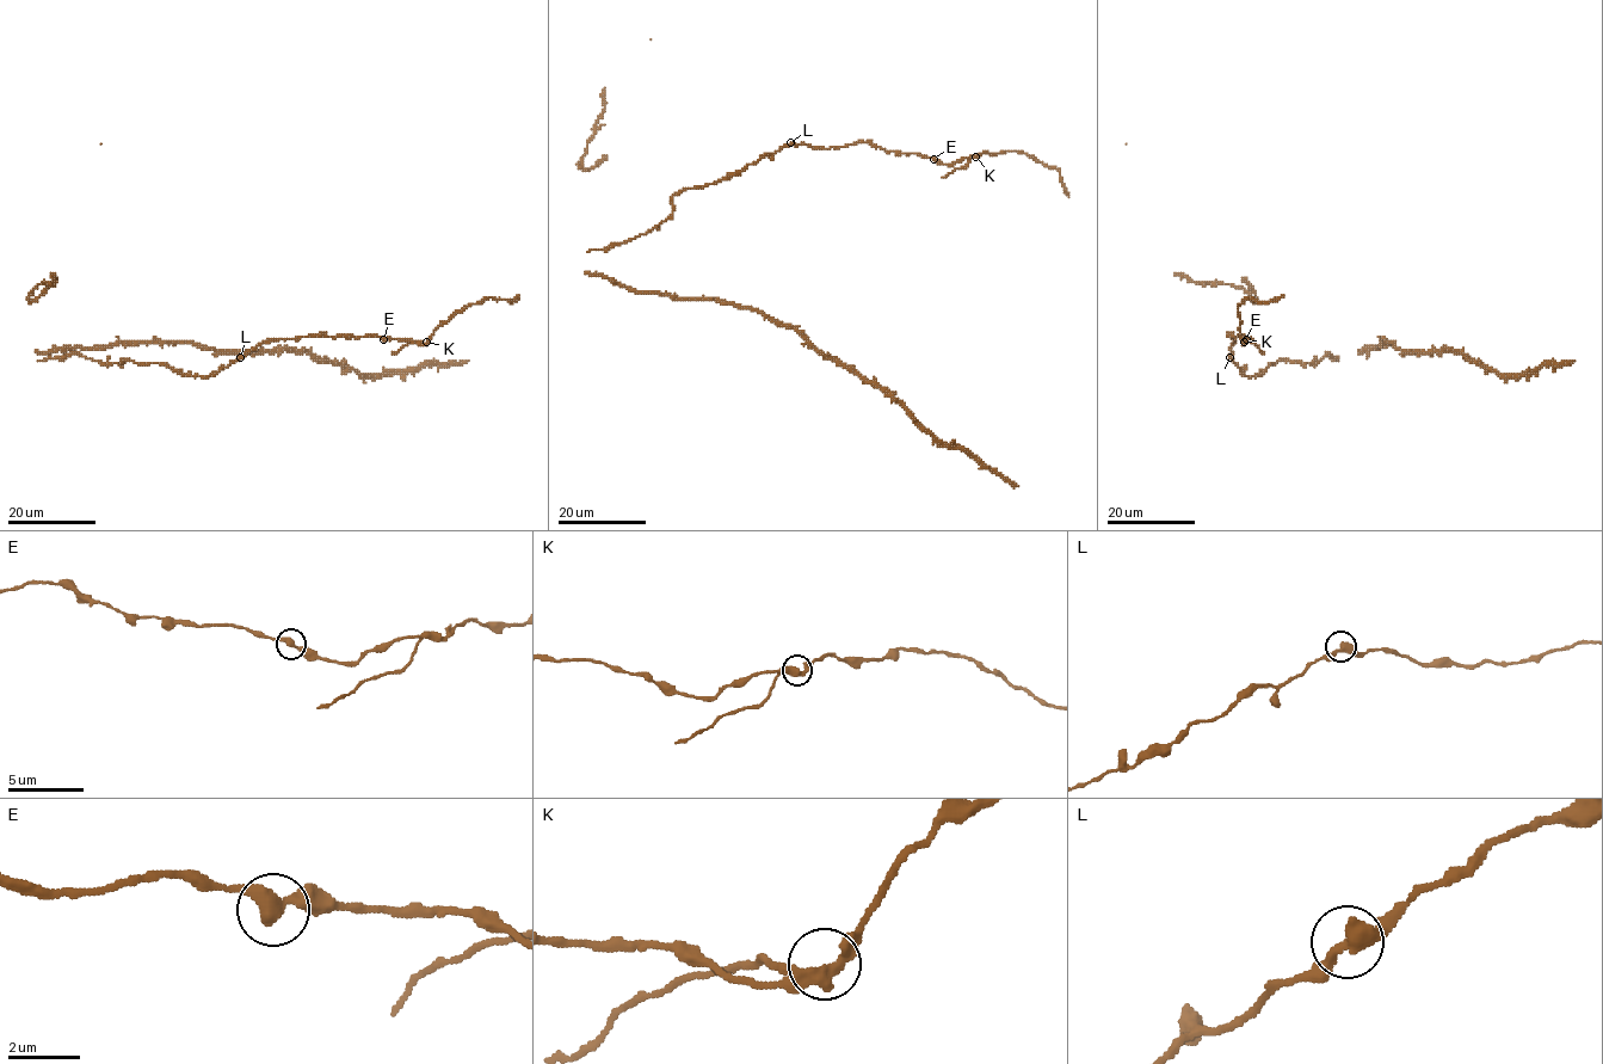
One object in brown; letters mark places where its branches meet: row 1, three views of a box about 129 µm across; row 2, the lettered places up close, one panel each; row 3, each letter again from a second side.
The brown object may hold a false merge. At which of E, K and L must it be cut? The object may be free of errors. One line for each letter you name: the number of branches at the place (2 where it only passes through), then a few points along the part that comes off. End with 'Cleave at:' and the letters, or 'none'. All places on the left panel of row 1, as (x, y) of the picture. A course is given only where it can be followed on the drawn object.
K: 2 branches meet; foreign part runs (426, 342), (408, 344), (392, 354)
Cleave at: K

